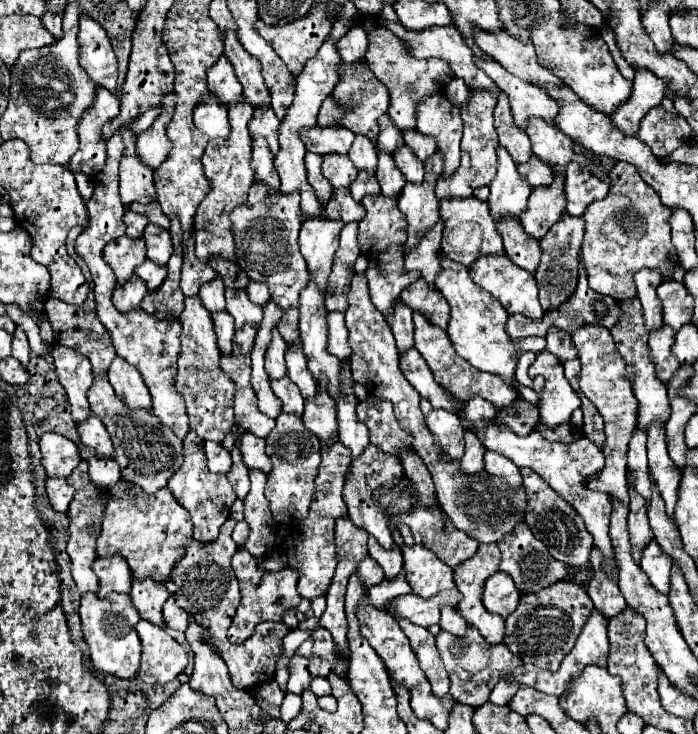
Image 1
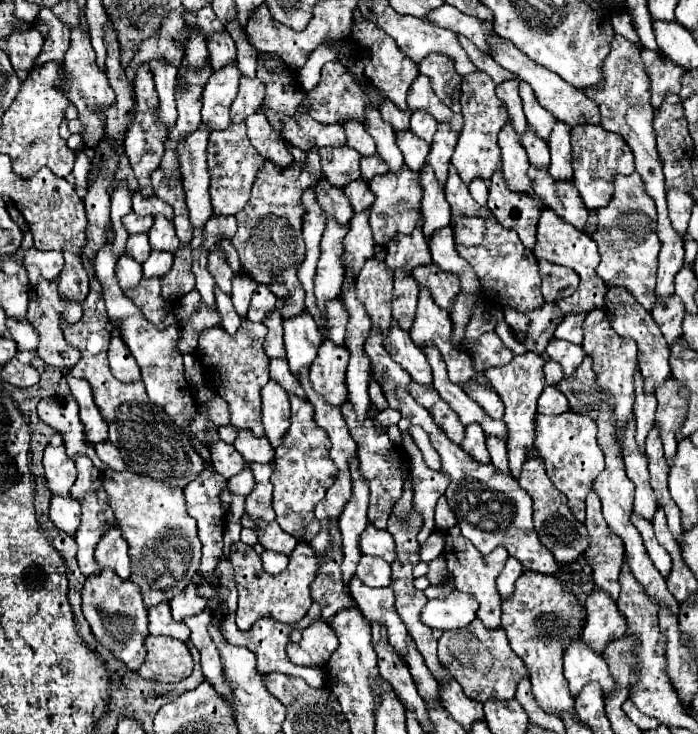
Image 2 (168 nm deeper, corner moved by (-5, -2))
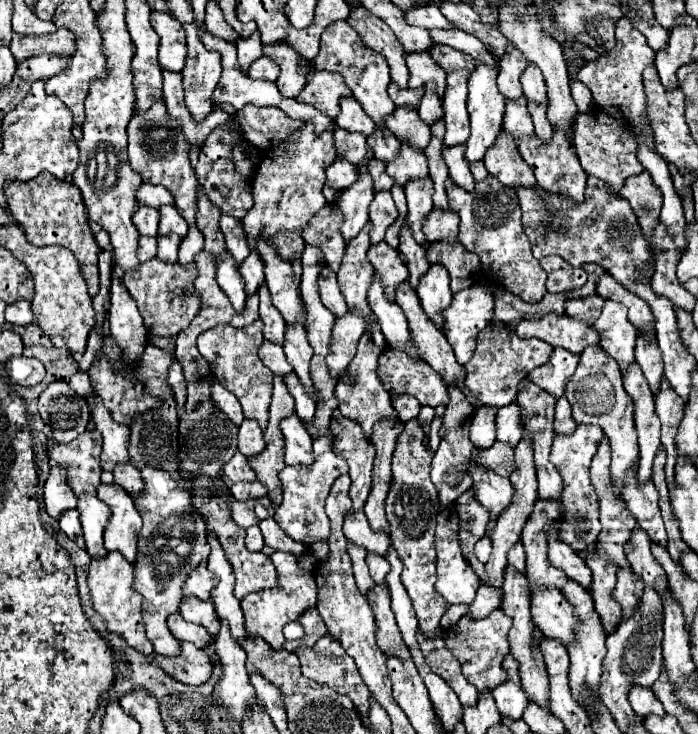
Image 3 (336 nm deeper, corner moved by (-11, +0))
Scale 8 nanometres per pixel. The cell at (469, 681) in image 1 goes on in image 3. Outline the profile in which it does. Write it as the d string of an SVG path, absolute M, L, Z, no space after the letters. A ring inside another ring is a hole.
M496 610L482 620L470 620L462 616L448 632L446 632L446 648L460 660L464 678L478 688L478 692L492 692L496 686L504 684L508 672L504 670L504 658L510 652L508 646L508 630L512 620L502 612Z

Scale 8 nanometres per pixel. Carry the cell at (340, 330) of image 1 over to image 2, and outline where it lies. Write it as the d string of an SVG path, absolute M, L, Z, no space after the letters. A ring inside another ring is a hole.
M330 300L330 302L326 302L326 318L328 318L326 336L328 336L334 344L344 344L348 314L346 314L346 310L344 310L344 306L342 306L340 300Z

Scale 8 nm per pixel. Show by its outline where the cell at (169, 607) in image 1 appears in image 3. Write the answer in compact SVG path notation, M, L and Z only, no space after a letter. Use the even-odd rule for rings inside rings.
M206 560L190 572L188 580L184 582L184 598L188 596L198 596L200 600L210 600L210 592L216 584L214 574L206 568Z

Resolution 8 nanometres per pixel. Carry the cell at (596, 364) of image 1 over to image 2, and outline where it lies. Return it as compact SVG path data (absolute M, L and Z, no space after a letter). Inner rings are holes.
M592 310L584 320L584 342L582 342L586 354L594 360L594 372L598 376L598 386L608 390L614 402L614 414L616 414L616 426L618 436L622 434L622 428L626 426L628 416L632 414L634 406L634 368L638 364L636 360L636 342L632 338L622 338L614 334L614 328L610 326L604 310Z

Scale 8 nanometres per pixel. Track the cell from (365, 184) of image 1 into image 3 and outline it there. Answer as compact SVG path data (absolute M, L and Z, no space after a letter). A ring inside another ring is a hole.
M376 130L368 138L368 148L370 148L370 154L376 160L382 160L382 162L390 164L392 160L396 160L396 156L400 152L400 142L396 140L396 136L392 136L392 132L380 132L380 130Z

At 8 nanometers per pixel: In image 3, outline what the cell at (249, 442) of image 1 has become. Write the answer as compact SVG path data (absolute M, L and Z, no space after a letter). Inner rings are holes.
M246 418L238 430L238 450L250 458L264 452L264 448L266 448L266 440L262 436L260 426L256 424L256 420Z

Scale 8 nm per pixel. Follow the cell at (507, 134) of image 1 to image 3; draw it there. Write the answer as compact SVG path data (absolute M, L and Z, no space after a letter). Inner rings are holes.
M508 48L508 52L500 58L498 88L500 88L500 94L504 94L508 100L520 100L522 96L520 76L526 66L528 66L528 60L524 60L524 56L516 48Z

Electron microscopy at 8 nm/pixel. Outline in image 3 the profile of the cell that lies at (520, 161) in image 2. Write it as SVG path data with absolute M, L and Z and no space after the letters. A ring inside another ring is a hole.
M524 96L518 102L508 100L506 114L504 114L504 128L508 134L514 136L516 142L520 140L520 136L532 136L534 134L534 124L532 124L532 118L528 116Z

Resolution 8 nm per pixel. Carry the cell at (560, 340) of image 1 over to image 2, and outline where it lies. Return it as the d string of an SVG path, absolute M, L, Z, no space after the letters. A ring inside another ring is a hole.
M566 314L564 320L558 324L554 336L574 342L574 344L582 344L582 322L584 322L586 314Z

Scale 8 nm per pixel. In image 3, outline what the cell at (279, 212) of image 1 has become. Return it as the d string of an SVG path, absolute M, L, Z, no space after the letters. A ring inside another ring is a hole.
M304 124L300 130L288 136L288 140L284 140L282 144L278 144L278 148L272 148L264 156L264 160L256 168L252 182L254 206L242 220L250 250L256 250L256 244L264 240L286 262L294 262L302 256L306 246L302 230L310 222L310 218L326 204L322 188L326 182L326 168L334 158L336 150L332 128L316 136L312 124Z

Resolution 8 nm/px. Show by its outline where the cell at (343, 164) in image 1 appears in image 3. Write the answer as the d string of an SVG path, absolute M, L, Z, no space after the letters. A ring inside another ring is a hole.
M342 128L334 130L334 148L336 148L338 158L348 160L356 168L360 168L362 160L368 156L366 138L362 134L348 132L348 130L342 130Z

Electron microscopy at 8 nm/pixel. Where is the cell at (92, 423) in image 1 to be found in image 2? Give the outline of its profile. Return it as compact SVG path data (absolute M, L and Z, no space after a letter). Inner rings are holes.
M104 442L104 444L98 444L98 446L94 446L94 448L96 448L100 460L106 462L108 468L112 468L112 470L116 470L116 472L124 472L124 470L126 470L126 464L124 464L124 460L120 458L120 452L118 452L118 448L116 448L114 444Z

